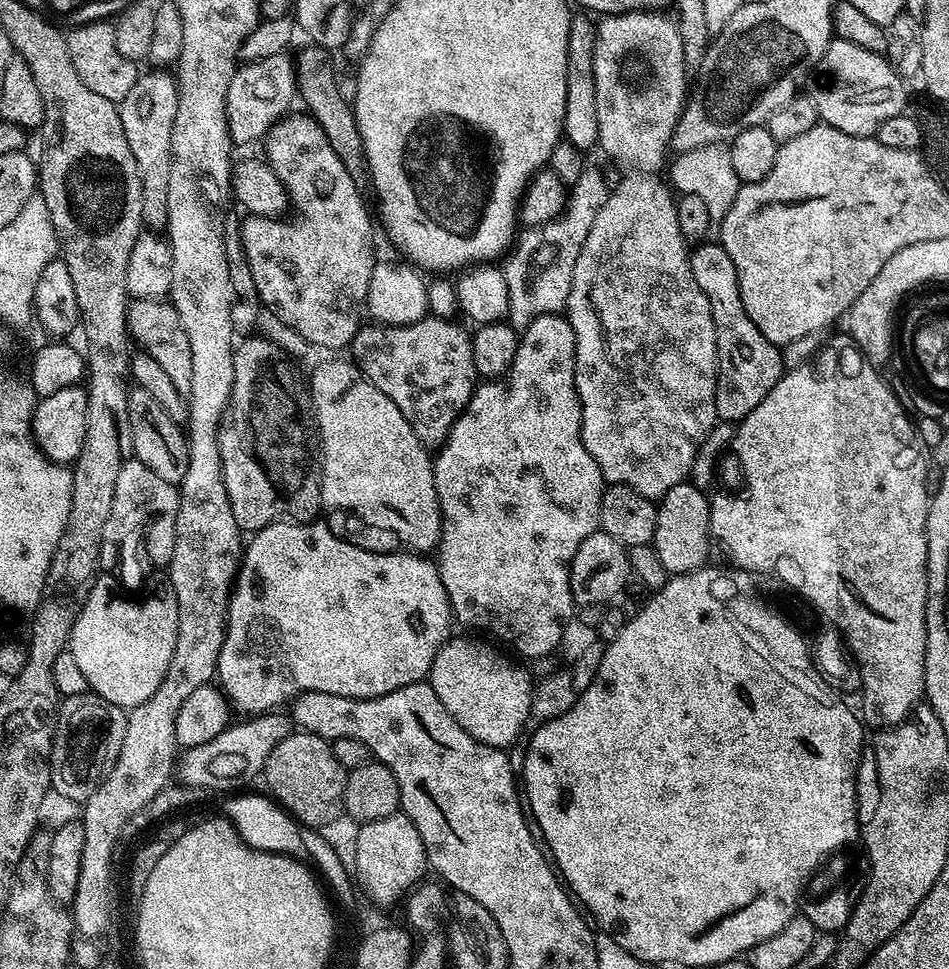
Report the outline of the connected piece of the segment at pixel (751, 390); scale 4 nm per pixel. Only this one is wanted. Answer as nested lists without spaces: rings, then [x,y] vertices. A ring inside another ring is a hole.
[[[700,242],[689,251],[688,261],[694,274],[694,282],[698,282],[698,290],[706,294],[710,302],[710,314],[714,314],[714,334],[716,335],[716,415],[724,422],[739,422],[774,390],[774,386],[784,375],[784,357],[781,349],[772,344],[750,322],[750,314],[746,314],[746,306],[742,306],[742,298],[736,281],[734,262],[730,262],[730,254],[718,243]]]

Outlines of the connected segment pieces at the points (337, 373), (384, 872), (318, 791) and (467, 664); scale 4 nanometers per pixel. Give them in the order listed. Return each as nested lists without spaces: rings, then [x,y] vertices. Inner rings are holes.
[[[351,359],[328,360],[320,364],[310,376],[314,428],[320,431],[318,452],[322,457],[320,503],[325,509],[353,512],[368,524],[389,532],[401,540],[405,549],[417,554],[428,554],[439,545],[442,520],[438,490],[434,486],[434,460],[429,449],[414,434],[410,422],[402,418],[402,410],[378,390],[356,367]]]
[[[403,810],[399,812],[395,812],[394,814],[390,814],[386,818],[378,818],[374,822],[370,822],[369,824],[360,824],[359,827],[357,827],[357,832],[356,832],[356,872],[354,868],[354,876],[355,879],[358,881],[360,879],[360,884],[362,887],[364,887],[364,892],[368,896],[373,896],[374,899],[377,900],[378,903],[380,904],[388,904],[391,902],[391,900],[396,900],[405,895],[411,889],[413,886],[421,883],[422,877],[420,876],[426,869],[429,867],[429,862],[428,862],[428,855],[426,854],[426,850],[424,849],[424,843],[422,842],[422,838],[418,834],[418,826],[414,826],[414,822],[410,822],[410,818],[405,814]]]
[[[294,730],[282,742],[278,742],[274,750],[270,750],[270,758],[266,758],[262,780],[268,783],[268,788],[273,793],[268,792],[275,797],[285,812],[295,817],[301,825],[320,830],[324,828],[323,824],[342,816],[345,775],[346,769],[340,765],[338,758],[334,758],[329,741],[323,740],[321,736],[315,736],[313,732]]]
[[[451,637],[435,656],[428,683],[454,720],[480,744],[508,748],[526,727],[533,679],[520,665],[484,642]]]

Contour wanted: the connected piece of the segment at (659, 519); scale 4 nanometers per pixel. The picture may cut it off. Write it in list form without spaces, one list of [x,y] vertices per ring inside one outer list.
[[[685,482],[666,490],[666,494],[660,497],[656,509],[656,525],[654,526],[654,538],[651,545],[656,549],[658,558],[662,558],[662,566],[670,574],[683,574],[694,572],[698,568],[703,568],[709,563],[708,548],[710,549],[710,514],[713,509],[708,505],[705,489],[696,488],[692,483]]]

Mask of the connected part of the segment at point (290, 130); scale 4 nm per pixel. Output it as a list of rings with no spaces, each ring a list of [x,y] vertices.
[[[310,114],[292,115],[277,120],[264,137],[262,156],[281,180],[291,207],[296,207],[297,216],[286,220],[275,216],[249,215],[248,221],[239,225],[241,244],[250,274],[254,274],[256,295],[260,297],[261,305],[277,316],[275,319],[279,323],[289,324],[298,330],[309,345],[347,349],[362,323],[360,312],[362,316],[368,299],[370,274],[378,262],[376,248],[372,245],[372,216],[360,197],[361,185],[348,173],[342,158],[334,154],[330,138],[326,138],[320,123]]]

